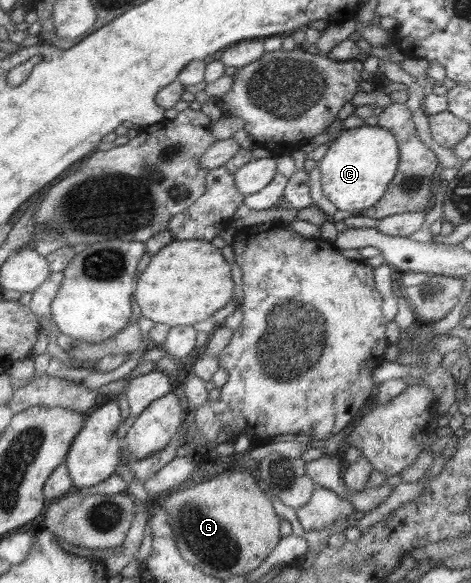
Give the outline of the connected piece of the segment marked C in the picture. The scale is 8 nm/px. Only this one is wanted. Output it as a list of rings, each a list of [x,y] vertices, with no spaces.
[[[366,124],[345,129],[339,137],[330,141],[324,156],[317,162],[322,194],[337,210],[359,213],[379,201],[395,175],[397,164],[398,146],[389,131]]]

